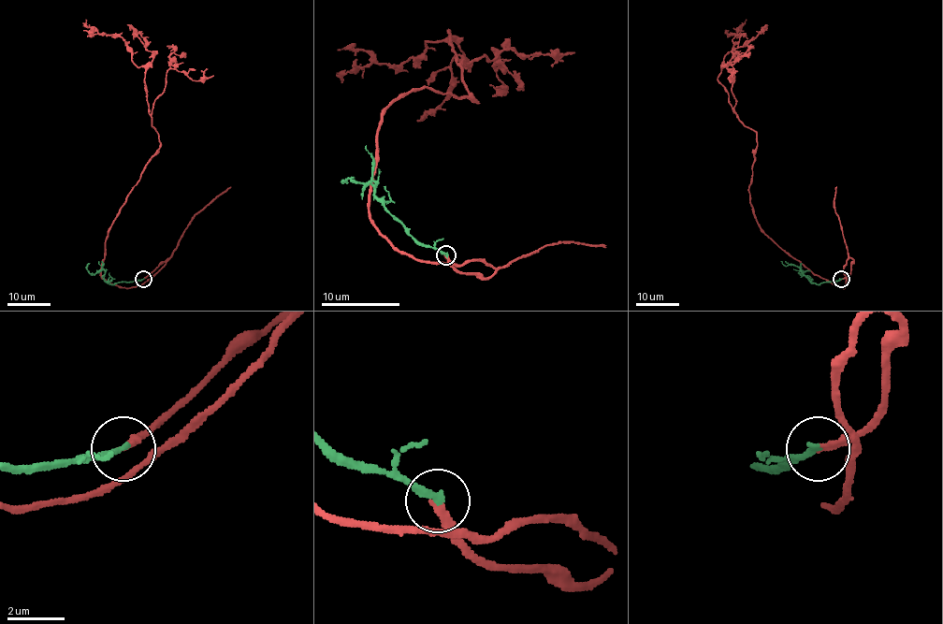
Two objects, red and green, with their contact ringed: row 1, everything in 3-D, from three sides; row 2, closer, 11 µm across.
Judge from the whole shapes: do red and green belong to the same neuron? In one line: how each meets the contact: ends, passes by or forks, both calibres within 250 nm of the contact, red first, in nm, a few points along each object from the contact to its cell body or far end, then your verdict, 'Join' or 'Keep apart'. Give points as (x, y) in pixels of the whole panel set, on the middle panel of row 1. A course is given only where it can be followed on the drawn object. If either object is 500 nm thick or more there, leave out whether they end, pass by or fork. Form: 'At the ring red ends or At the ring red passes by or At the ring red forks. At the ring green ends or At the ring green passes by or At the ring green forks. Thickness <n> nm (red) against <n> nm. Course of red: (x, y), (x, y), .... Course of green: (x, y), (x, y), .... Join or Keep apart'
At the ring red ends. At the ring green ends. Thickness 200 nm (red) against 240 nm. Course of red: (446, 254), (403, 254), (369, 195), (399, 95), (476, 104), (448, 31), (340, 82). Course of green: (446, 254), (423, 246), (374, 194), (374, 181), (342, 180), (349, 181). Join

